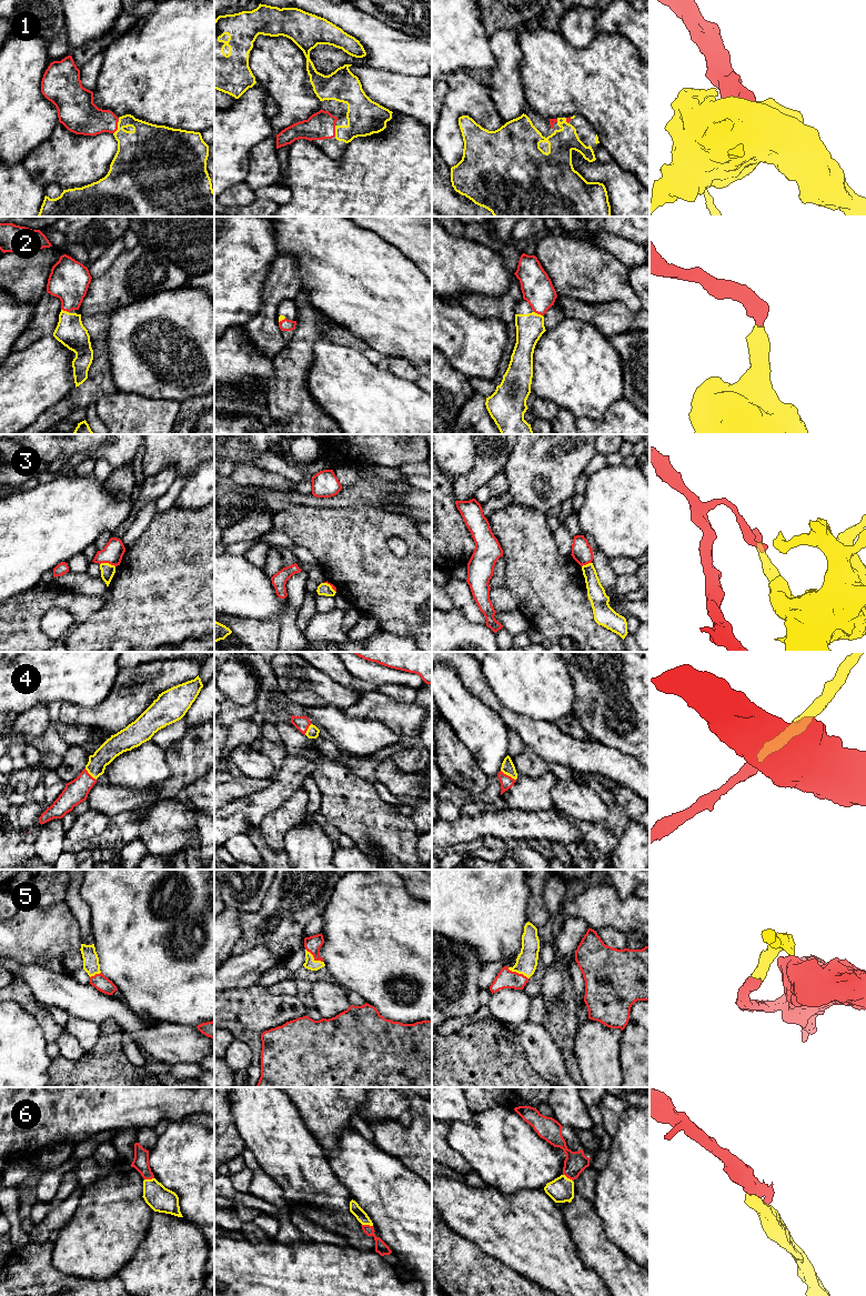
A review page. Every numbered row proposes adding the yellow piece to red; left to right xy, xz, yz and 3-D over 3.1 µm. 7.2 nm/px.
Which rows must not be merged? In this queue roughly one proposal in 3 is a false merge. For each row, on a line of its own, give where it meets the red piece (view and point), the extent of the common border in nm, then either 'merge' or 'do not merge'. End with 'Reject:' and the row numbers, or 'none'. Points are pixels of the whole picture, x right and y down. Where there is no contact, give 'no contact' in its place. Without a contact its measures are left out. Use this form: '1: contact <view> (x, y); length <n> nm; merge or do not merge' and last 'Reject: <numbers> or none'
1: contact xy (117, 128); length 90 nm; merge
2: contact yz (539, 313); length 70 nm; merge
3: contact xy (108, 562); length 110 nm; do not merge
4: contact yz (507, 775); length 140 nm; merge
5: contact yz (517, 973); length 180 nm; merge
6: contact xz (368, 1225); length 80 nm; merge
Reject: 3

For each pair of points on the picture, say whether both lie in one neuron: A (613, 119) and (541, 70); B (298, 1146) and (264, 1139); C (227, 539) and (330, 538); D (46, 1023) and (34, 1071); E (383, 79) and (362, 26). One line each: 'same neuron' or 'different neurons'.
A: same neuron
B: same neuron
C: different neurons
D: different neurons
E: different neurons

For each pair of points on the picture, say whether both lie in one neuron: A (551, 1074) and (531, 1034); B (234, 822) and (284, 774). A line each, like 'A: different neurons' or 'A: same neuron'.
A: same neuron
B: same neuron

